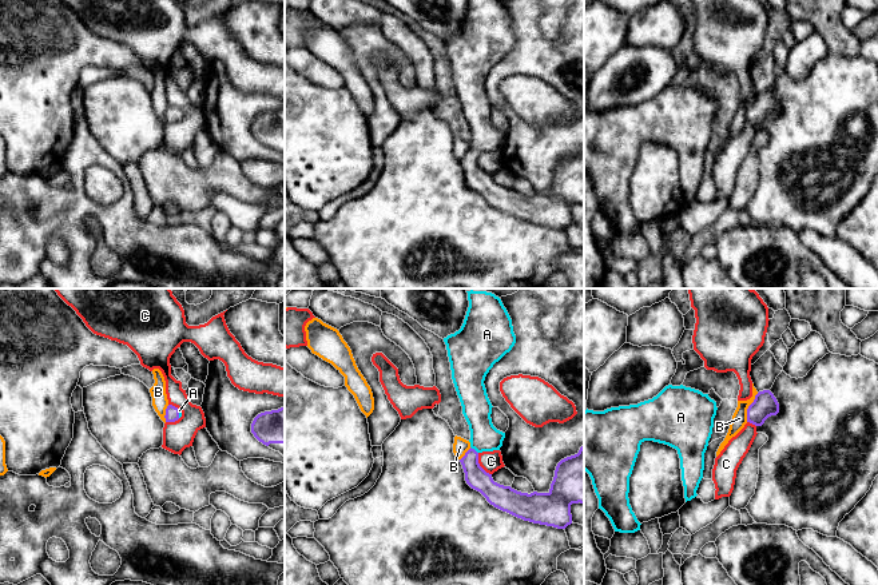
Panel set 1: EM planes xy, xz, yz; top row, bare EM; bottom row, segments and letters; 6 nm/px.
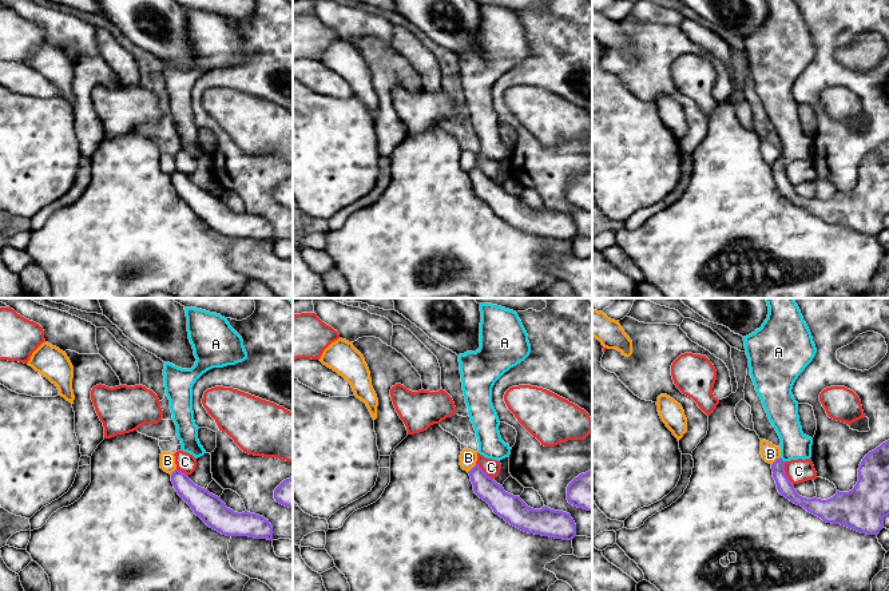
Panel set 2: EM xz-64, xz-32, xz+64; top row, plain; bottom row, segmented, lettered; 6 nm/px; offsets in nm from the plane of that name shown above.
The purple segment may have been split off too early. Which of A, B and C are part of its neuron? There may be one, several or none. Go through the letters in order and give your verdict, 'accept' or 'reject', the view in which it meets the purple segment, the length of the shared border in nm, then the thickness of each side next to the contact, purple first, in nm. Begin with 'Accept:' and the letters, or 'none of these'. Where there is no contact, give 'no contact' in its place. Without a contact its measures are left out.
Accept: A
A: accept; contact in xz; length 60 nm; calibres 140 and 180 nm
B: reject; contact in yz; length 190 nm; calibres 150 and 90 nm
C: reject; contact in xz; length 160 nm; calibres 140 and 130 nm

